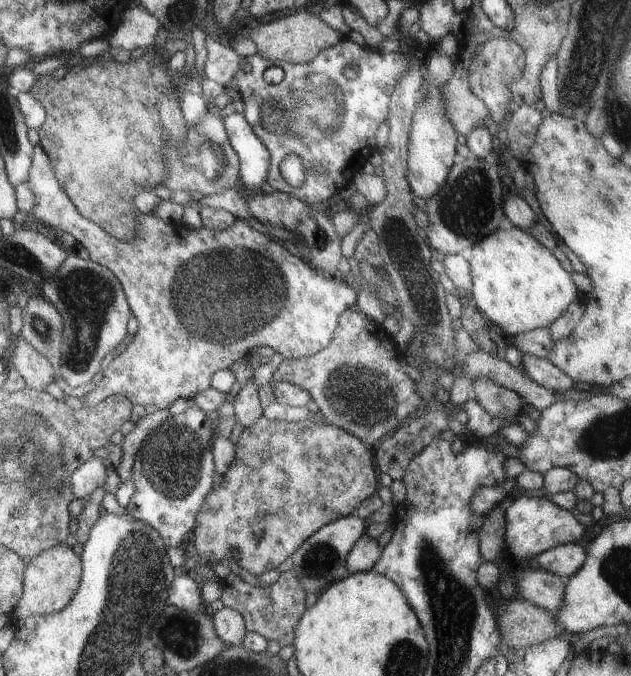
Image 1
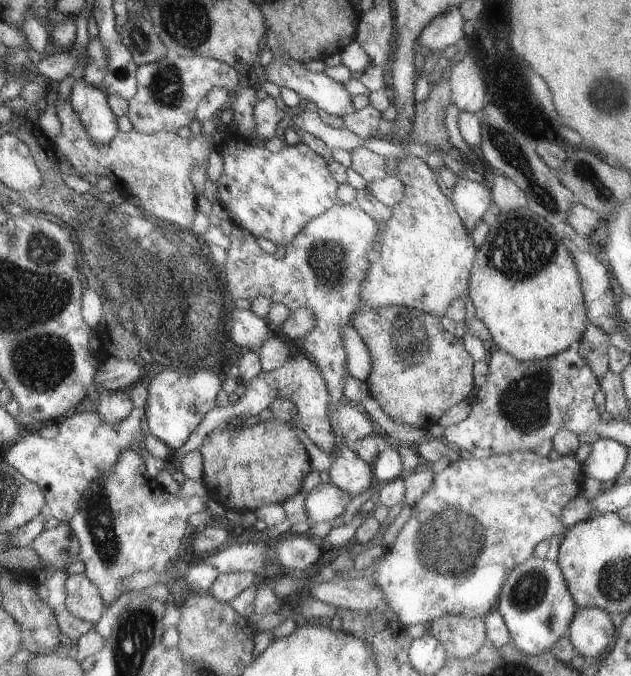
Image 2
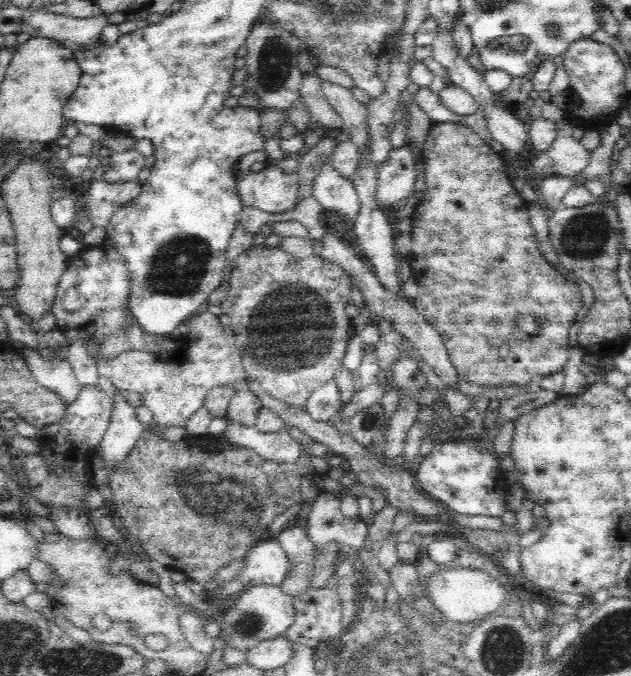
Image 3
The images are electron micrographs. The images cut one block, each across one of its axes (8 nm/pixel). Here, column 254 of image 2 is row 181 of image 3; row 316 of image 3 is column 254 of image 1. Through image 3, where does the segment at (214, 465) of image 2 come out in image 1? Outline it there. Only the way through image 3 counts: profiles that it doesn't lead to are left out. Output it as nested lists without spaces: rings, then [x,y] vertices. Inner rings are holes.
[[[261,415],[251,426],[242,428],[227,472],[221,475],[219,486],[205,495],[190,533],[193,548],[211,565],[219,561],[233,561],[236,569],[246,570],[257,577],[283,562],[322,526],[351,515],[378,488],[372,451],[351,433],[308,418],[281,422]]]

